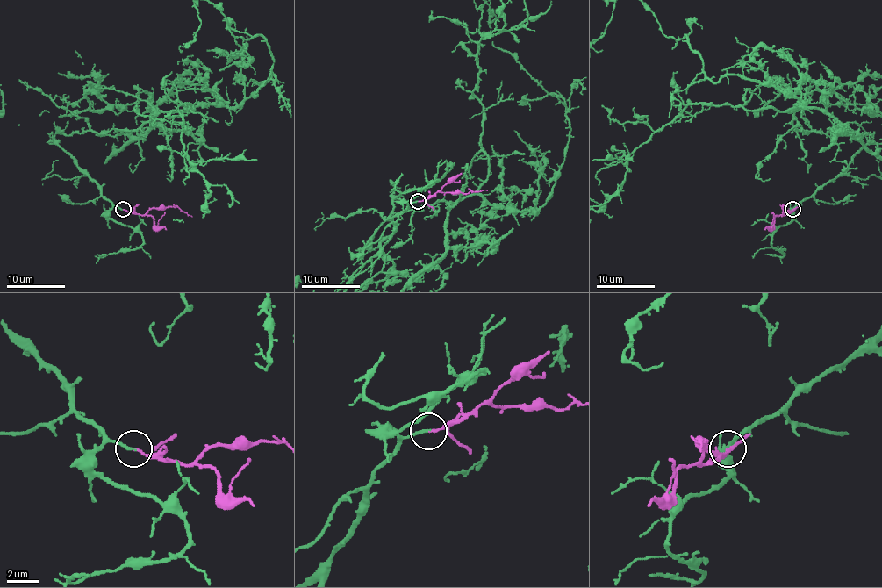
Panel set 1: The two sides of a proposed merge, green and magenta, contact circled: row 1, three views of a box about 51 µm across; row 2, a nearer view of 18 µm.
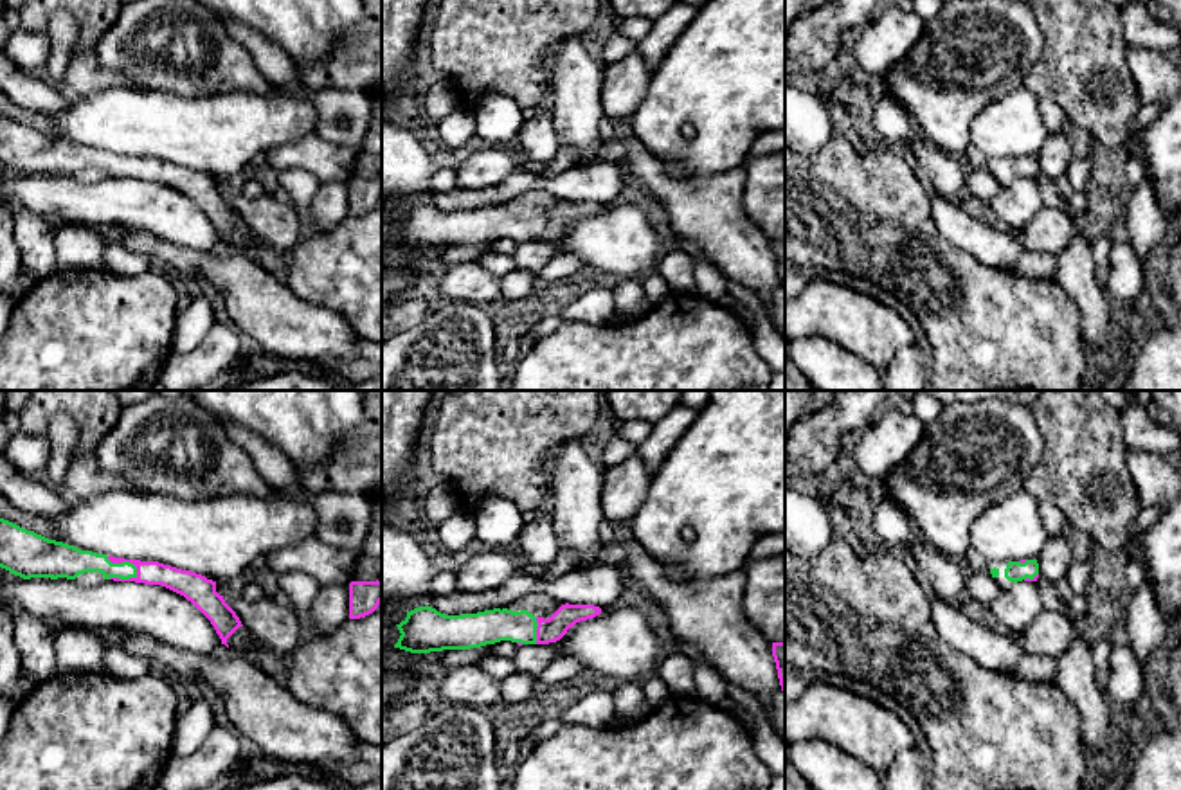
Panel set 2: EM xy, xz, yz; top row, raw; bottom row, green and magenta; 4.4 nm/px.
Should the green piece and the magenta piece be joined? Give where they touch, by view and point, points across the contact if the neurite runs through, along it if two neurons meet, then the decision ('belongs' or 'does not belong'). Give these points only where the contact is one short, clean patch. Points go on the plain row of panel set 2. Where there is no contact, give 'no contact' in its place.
contact xy (126, 159); way xy (71, 159), (126, 159), (139, 168), (152, 170); belongs

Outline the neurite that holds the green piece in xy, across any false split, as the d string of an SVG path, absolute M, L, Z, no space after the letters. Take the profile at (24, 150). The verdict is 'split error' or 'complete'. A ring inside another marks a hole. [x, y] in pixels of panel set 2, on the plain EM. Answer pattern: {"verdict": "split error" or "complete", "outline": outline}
{"verdict": "split error", "outline": "M0 115L0 164L23 176L76 176L85 169L101 169L104 176L162 182L191 198L211 218L227 245L227 236L243 223L223 193L216 189L216 178L202 171L158 158L124 157L81 148L4 115Z"}

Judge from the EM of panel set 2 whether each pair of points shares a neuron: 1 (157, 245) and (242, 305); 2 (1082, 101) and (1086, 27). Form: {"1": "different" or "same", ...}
{"1": "same", "2": "same"}

